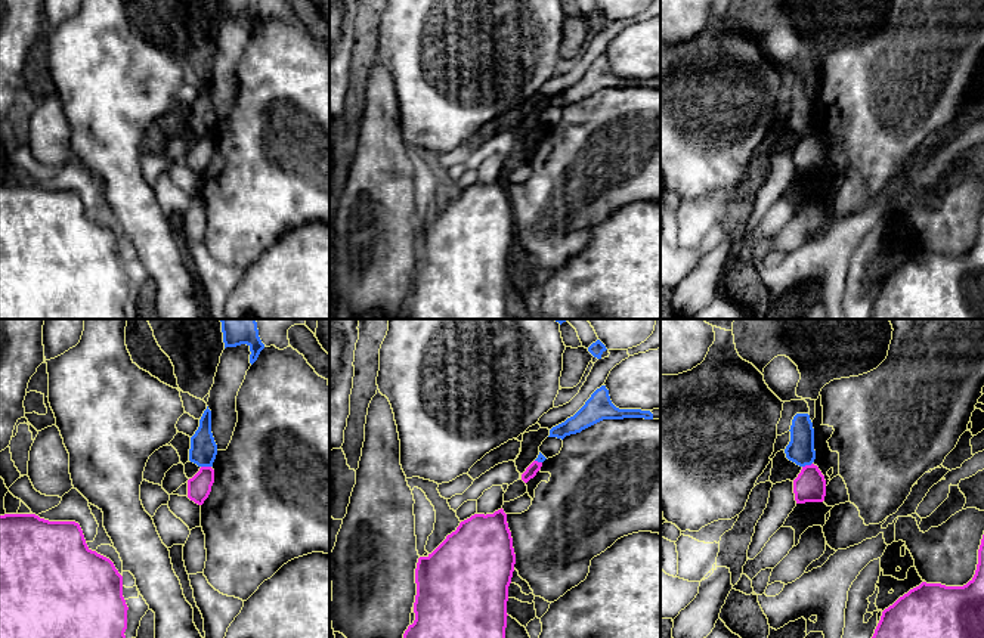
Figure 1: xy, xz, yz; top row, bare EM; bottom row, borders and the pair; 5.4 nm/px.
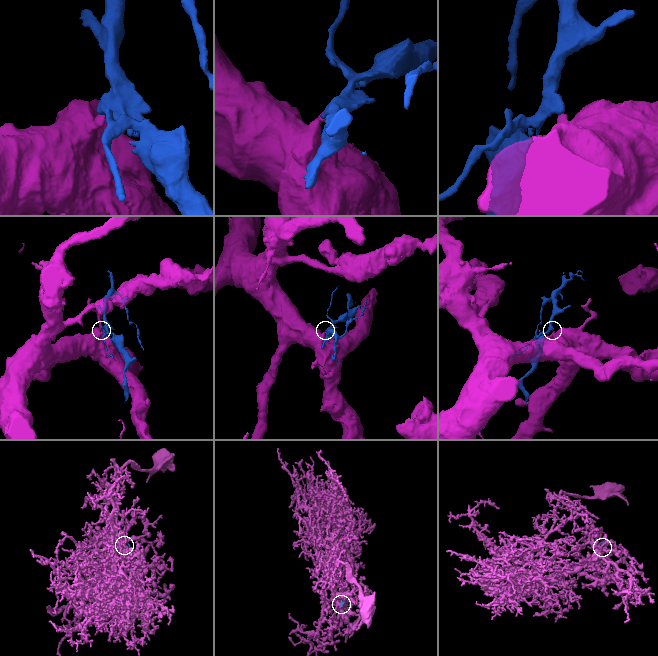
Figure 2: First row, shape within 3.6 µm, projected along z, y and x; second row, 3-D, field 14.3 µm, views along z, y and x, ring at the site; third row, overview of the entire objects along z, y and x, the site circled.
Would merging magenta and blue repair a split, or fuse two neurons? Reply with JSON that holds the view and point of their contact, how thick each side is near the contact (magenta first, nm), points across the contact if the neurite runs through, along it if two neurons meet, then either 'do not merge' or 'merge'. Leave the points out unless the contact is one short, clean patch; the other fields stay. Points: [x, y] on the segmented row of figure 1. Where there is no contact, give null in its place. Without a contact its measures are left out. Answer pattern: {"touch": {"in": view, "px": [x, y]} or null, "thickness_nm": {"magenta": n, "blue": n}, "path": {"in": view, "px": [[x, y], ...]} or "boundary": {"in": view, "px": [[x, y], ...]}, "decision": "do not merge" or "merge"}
{"touch": {"in": "xy", "px": [206, 467]}, "thickness_nm": {"magenta": 130, "blue": 150}, "boundary": {"in": "xy", "px": [[201, 465], [210, 467]]}, "decision": "do not merge"}

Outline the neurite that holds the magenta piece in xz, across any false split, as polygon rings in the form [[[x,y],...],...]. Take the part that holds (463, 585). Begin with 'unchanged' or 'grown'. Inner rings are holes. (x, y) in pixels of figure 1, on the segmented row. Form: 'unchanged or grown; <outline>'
unchanged; [[[504,510],[474,514],[415,569],[415,620],[403,638],[505,638],[508,586],[516,564],[513,538]]]

